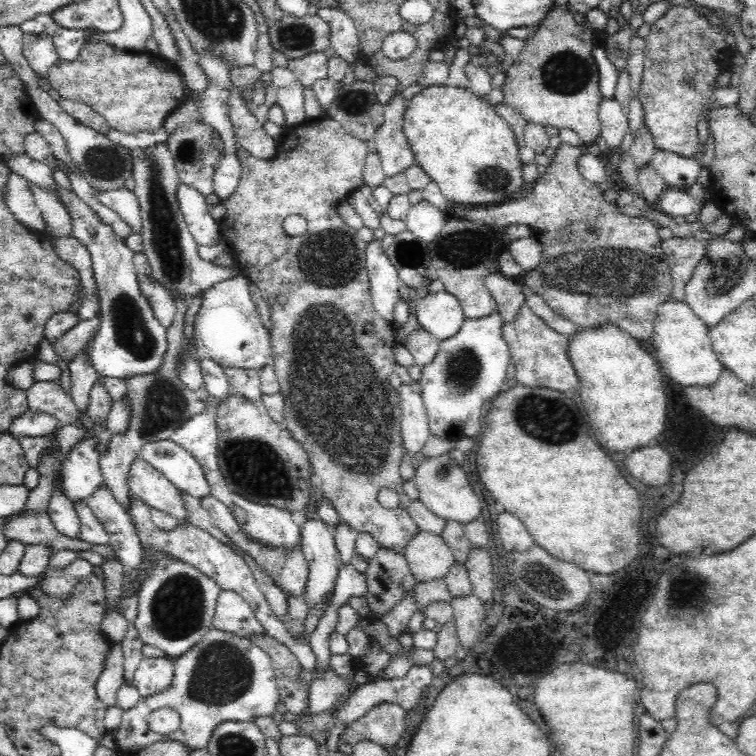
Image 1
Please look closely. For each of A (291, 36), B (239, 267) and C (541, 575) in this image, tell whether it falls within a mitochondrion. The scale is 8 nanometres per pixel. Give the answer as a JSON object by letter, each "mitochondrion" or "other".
{"A":"mitochondrion","B":"other","C":"mitochondrion"}

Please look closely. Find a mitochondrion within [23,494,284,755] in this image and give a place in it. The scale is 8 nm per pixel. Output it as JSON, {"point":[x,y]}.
{"point":[223,673]}

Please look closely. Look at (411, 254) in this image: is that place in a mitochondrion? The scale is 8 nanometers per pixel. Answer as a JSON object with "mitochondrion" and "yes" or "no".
{"mitochondrion":"yes"}

